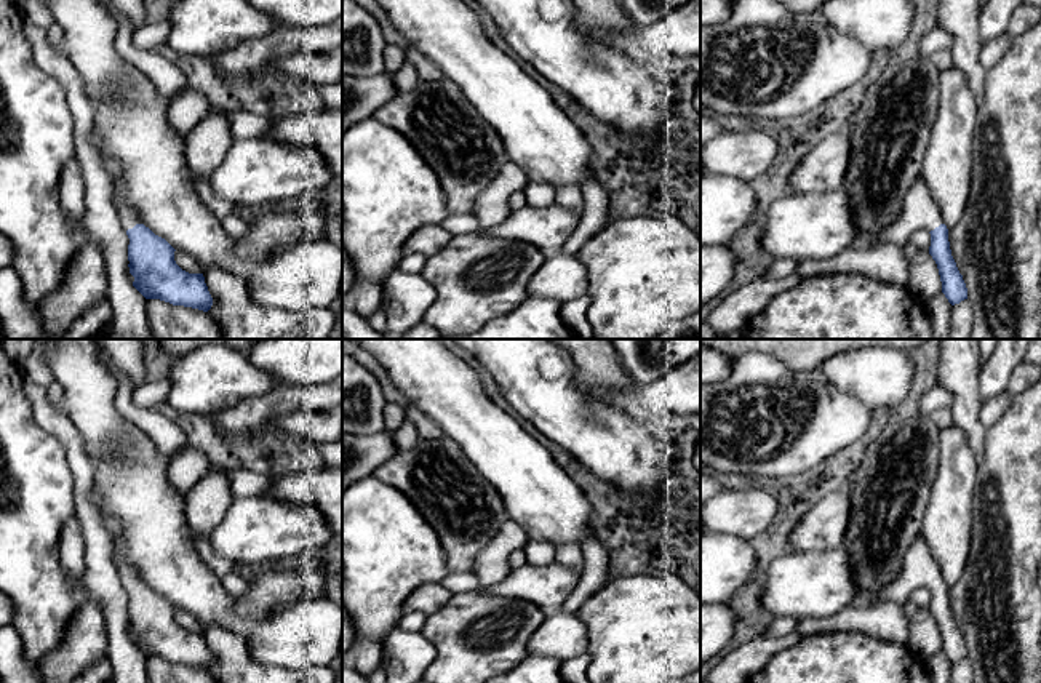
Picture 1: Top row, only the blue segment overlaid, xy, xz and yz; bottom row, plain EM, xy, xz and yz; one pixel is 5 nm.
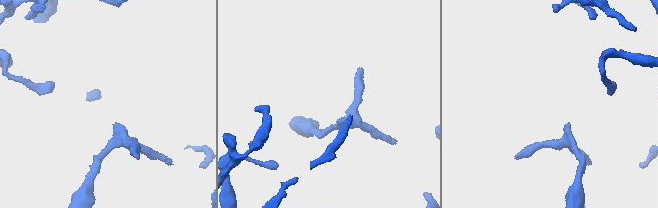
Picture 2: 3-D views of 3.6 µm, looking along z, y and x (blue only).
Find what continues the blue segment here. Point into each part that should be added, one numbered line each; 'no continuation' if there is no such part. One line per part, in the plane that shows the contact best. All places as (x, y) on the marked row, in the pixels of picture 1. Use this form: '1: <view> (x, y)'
1: xy (128, 219)

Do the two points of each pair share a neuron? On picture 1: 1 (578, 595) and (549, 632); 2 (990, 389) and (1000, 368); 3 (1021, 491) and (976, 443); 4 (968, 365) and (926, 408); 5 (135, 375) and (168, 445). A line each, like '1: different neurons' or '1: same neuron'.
1: different neurons
2: same neuron
3: different neurons
4: different neurons
5: different neurons

